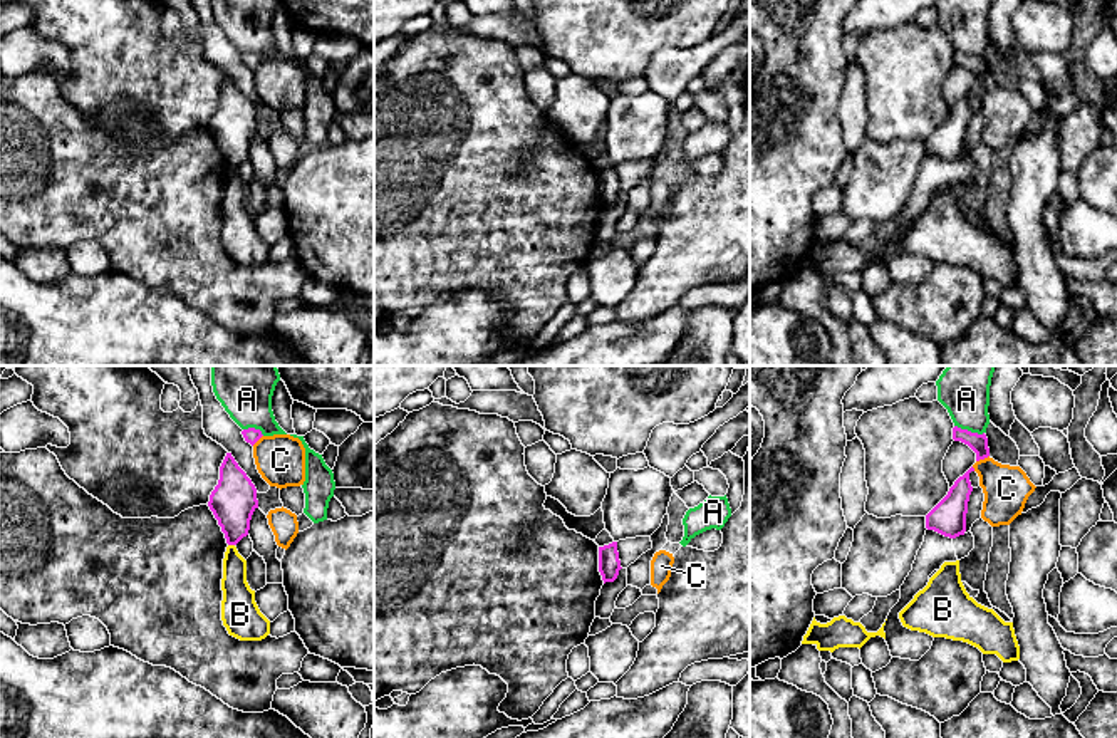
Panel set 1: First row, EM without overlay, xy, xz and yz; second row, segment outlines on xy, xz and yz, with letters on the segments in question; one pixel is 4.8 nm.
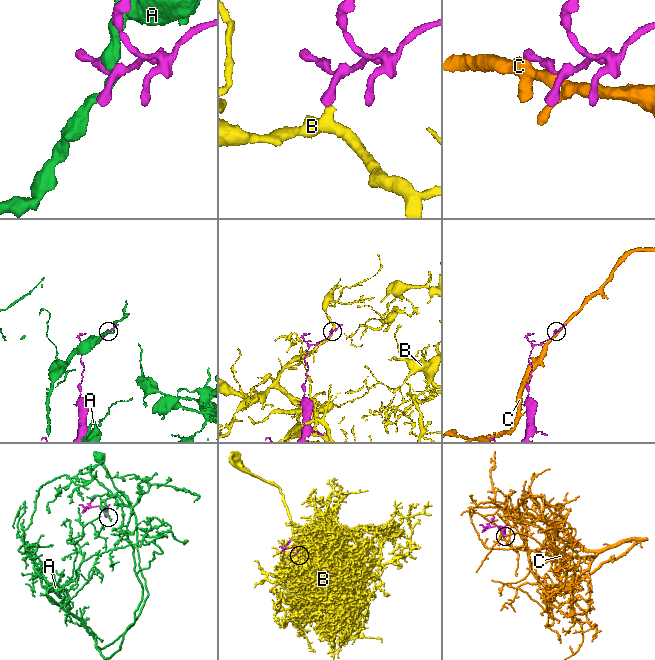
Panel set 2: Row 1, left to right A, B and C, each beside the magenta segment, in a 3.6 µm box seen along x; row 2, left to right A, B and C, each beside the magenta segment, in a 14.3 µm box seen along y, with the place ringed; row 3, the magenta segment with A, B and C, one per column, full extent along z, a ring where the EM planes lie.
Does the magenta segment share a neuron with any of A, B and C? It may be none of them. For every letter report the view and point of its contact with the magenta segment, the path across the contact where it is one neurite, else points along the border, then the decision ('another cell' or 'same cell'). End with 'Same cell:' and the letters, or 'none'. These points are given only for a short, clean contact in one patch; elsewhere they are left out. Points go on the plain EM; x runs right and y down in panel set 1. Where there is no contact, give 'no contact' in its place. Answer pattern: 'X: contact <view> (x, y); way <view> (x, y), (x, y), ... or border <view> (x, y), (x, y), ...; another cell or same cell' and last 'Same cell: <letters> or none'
A: contact yz (970, 56); border yz (955, 49), (983, 57); another cell
B: contact xy (232, 168); border xy (228, 168), (233, 170); another cell
C: contact yz (981, 83); another cell
Same cell: none

